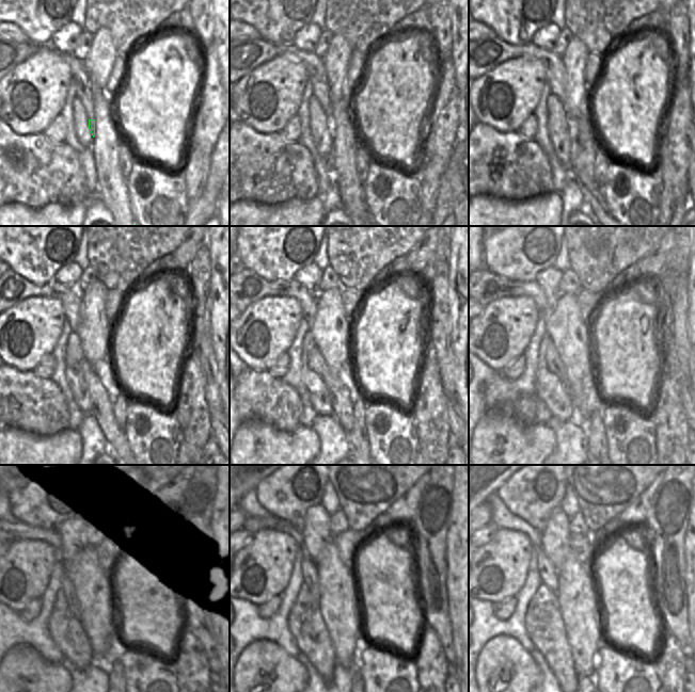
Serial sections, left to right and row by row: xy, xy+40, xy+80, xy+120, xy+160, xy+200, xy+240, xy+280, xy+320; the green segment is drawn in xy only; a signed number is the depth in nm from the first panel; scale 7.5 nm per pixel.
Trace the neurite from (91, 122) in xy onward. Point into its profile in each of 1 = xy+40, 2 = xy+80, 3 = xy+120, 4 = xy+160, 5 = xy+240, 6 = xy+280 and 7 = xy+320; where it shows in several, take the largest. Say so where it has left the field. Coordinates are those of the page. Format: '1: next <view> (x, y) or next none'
1: next xy+40 (331, 123)
2: next xy+80 (572, 124)
3: next xy+120 (103, 391)
4: next xy+160 (343, 400)
5: next xy+240 (70, 594)
6: next xy+280 (310, 576)
7: next xy+320 (549, 575)

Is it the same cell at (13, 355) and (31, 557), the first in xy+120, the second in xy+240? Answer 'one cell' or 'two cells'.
one cell

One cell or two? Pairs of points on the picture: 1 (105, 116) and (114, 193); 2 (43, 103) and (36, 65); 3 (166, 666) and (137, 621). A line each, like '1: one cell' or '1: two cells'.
1: one cell
2: one cell
3: two cells

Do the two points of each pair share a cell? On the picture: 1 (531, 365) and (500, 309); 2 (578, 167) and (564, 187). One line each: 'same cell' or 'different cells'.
1: different cells
2: different cells

